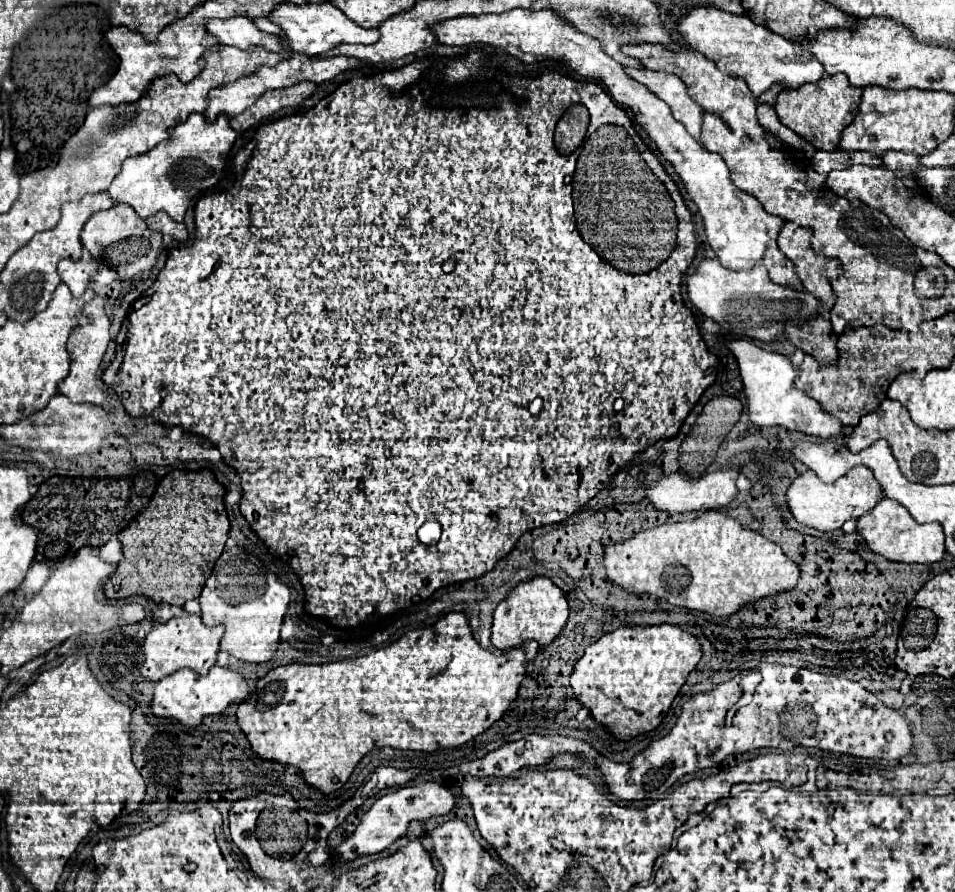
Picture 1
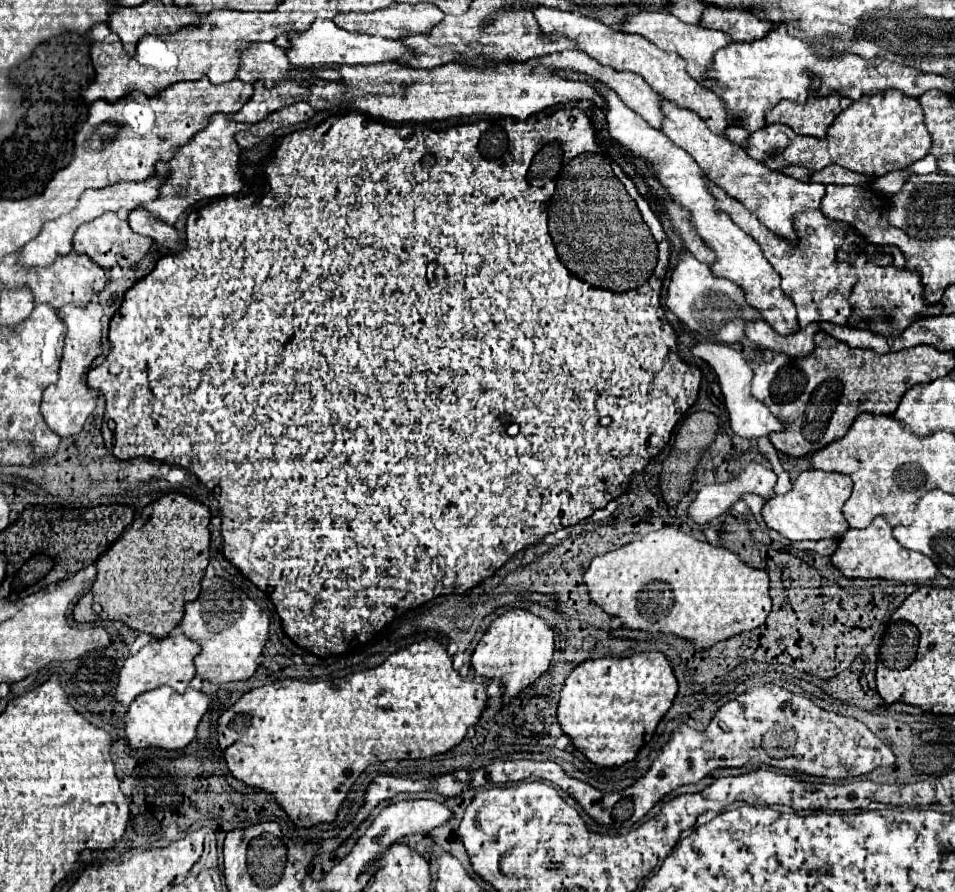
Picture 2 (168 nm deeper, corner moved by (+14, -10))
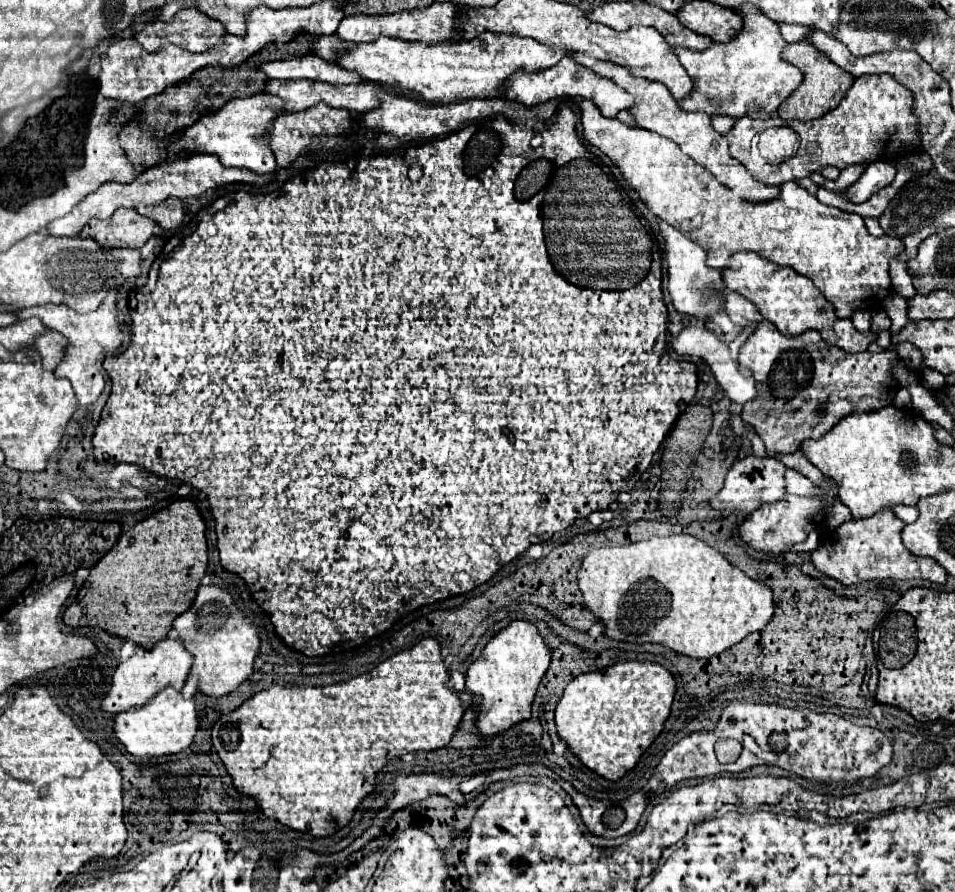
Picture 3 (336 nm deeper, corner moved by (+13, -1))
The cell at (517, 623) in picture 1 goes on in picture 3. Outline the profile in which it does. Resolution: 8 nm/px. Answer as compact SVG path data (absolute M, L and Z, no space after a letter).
M513 622L509 628L499 632L493 644L487 644L481 658L467 670L465 690L479 696L473 704L477 712L477 734L485 738L481 746L489 746L489 740L515 724L531 718L531 704L537 694L539 682L545 676L551 662L551 652L539 636L537 628L529 622Z

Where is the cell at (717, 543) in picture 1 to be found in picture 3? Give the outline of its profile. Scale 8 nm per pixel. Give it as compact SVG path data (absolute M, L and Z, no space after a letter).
M689 534L653 536L627 546L591 550L581 564L577 584L587 610L603 622L607 638L631 644L661 644L697 660L717 656L745 636L763 630L773 616L773 598L765 584L747 578L717 550Z

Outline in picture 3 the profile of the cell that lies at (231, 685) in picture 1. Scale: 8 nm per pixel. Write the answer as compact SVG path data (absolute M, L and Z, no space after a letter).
M175 688L161 690L143 710L131 710L129 714L115 716L115 738L125 746L125 750L141 760L159 758L165 754L177 754L191 746L197 732L197 714L193 698L185 700Z

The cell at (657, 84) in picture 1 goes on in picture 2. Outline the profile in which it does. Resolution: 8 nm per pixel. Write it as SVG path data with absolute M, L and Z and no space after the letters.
M562 51L546 57L538 57L536 63L502 63L496 71L474 71L474 67L458 67L458 63L446 63L438 69L410 69L398 63L378 63L368 66L341 66L336 69L340 73L340 81L326 81L318 76L318 71L308 67L296 67L290 71L290 77L274 83L274 87L266 87L262 81L254 83L254 95L244 103L244 107L228 117L242 123L262 121L268 113L278 111L278 107L286 107L296 101L306 101L314 109L356 109L360 113L380 117L392 123L428 123L442 121L450 117L468 117L468 115L508 115L516 119L526 119L546 107L556 103L566 103L574 99L588 99L604 109L602 97L594 87L580 81L568 81L564 77L554 75L554 69L572 69L586 73L610 89L614 89L620 99L638 115L642 115L652 127L662 129L664 113L662 113L662 97L640 77L634 73L620 73L612 67L600 65L586 53L580 51Z

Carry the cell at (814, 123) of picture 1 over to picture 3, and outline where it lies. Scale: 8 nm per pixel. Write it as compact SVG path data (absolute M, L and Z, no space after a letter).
M803 40L803 42L797 42L797 44L787 44L781 56L787 62L793 62L803 72L803 82L799 84L799 88L777 110L777 114L785 120L803 120L805 122L805 120L821 118L823 114L833 110L843 100L845 92L853 84L853 76L847 74L837 64L833 64L827 58L827 54L819 52L809 40Z

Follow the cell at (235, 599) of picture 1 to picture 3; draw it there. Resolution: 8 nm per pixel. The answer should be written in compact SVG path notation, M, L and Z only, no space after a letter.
M199 586L191 608L175 618L173 630L177 630L177 638L193 654L189 676L197 680L197 690L201 694L211 698L231 694L253 672L253 662L259 652L259 632L219 586Z

